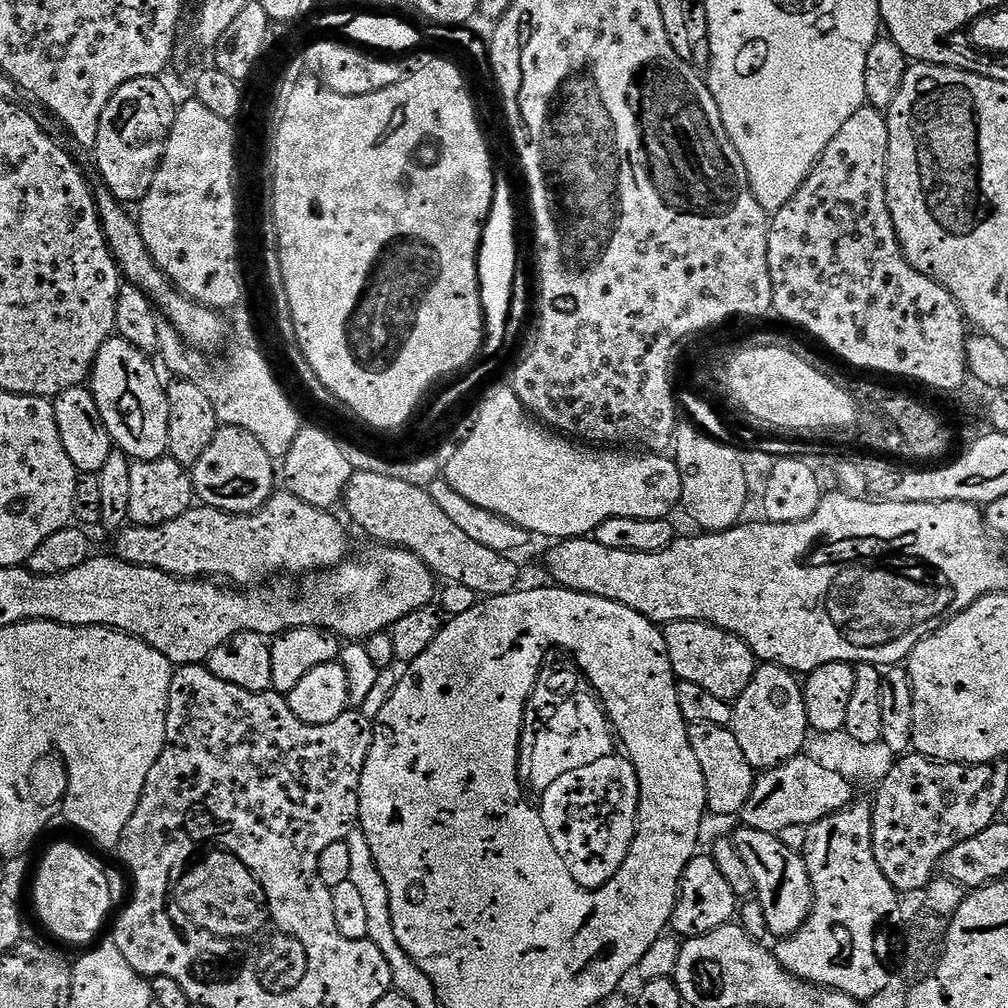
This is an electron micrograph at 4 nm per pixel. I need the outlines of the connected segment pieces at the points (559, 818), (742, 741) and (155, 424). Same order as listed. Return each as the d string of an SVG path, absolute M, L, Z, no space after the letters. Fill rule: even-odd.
M600 760L593 768L585 768L584 772L572 772L572 776L564 776L556 788L543 789L544 801L538 807L542 822L546 822L546 834L550 834L550 842L554 842L554 850L558 850L558 858L566 862L566 870L578 882L580 888L595 890L603 888L604 883L622 866L626 854L630 850L632 840L636 837L636 814L640 811L640 783L638 776L632 776L632 768L624 764L624 760Z
M761 663L750 686L746 686L732 704L730 727L734 738L738 738L738 746L742 746L742 754L746 754L746 762L750 762L754 770L776 768L801 755L810 737L801 681L779 664Z
M109 338L92 364L90 391L102 414L102 422L106 422L113 445L133 461L159 460L168 451L168 394L165 381L160 381L159 374L152 369L152 359L149 353L138 350L138 346L130 346L130 342Z

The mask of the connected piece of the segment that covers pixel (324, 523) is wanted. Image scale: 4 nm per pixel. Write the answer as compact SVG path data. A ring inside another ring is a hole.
M276 490L257 512L251 514L193 506L178 518L165 524L155 524L152 528L145 524L121 527L117 531L121 532L116 536L114 552L128 564L137 564L139 568L157 568L171 576L219 578L232 586L260 586L263 580L271 581L276 578L271 576L276 576L279 572L293 572L294 575L303 577L305 574L315 574L343 564L349 555L348 532L332 515L331 511L302 502L302 498L287 490Z

